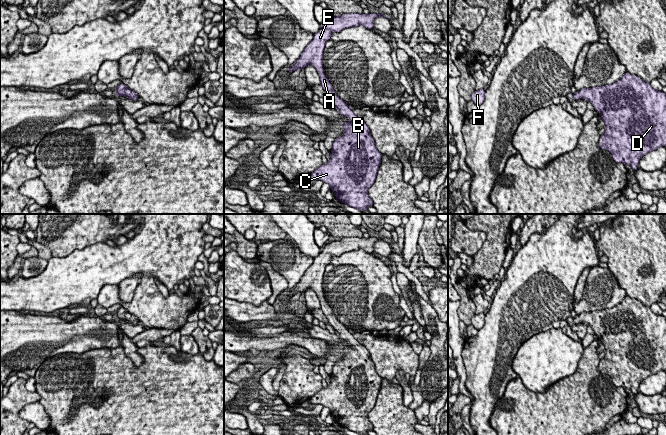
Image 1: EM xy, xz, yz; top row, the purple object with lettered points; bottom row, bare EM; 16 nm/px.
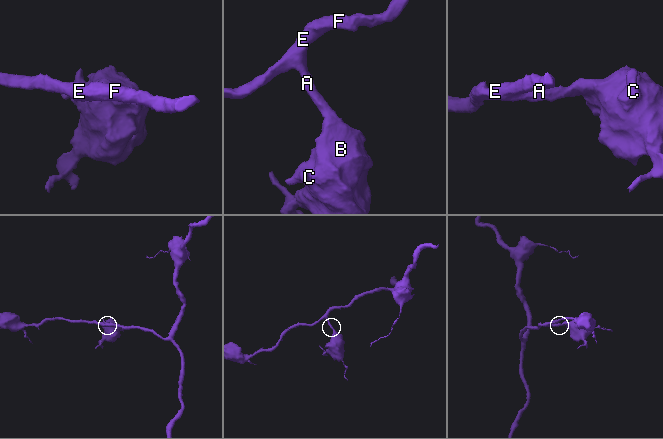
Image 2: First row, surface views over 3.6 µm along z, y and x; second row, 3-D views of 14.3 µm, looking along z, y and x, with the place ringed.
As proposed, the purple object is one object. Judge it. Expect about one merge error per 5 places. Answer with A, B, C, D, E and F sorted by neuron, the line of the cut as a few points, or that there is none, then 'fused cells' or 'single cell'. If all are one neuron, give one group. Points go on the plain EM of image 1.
groups A B C D E F; cut none; single cell

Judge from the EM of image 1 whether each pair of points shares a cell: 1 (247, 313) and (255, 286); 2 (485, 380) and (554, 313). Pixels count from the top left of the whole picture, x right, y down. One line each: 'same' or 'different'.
1: different
2: same

